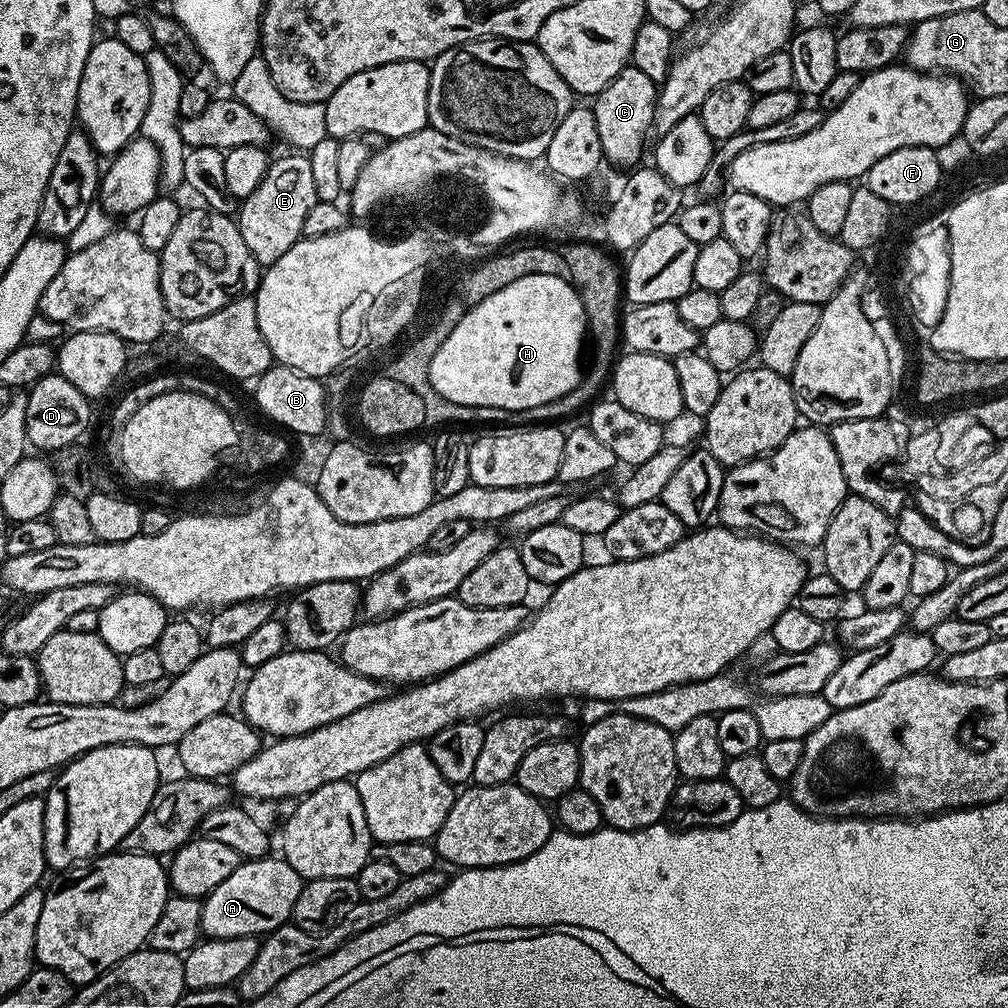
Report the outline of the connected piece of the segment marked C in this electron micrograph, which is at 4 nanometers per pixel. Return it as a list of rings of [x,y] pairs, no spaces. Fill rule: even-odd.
[[[624,68],[595,97],[594,111],[598,122],[598,138],[602,138],[604,160],[612,164],[635,165],[644,152],[644,139],[653,131],[652,119],[656,113],[658,85],[642,70]]]

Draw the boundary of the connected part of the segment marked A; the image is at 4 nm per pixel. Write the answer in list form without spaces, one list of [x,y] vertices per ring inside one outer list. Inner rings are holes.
[[[269,854],[260,860],[245,859],[234,872],[208,893],[202,902],[201,933],[211,938],[238,936],[263,937],[292,919],[294,902],[302,887],[302,878],[282,858]]]

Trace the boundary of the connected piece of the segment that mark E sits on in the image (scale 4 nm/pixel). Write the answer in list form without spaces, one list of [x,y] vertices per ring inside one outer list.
[[[292,154],[281,160],[273,159],[269,163],[262,182],[254,190],[254,194],[243,197],[238,208],[238,223],[242,242],[250,250],[257,264],[267,266],[278,262],[290,246],[294,246],[304,236],[306,214],[316,205],[314,177],[310,171],[307,155]]]

